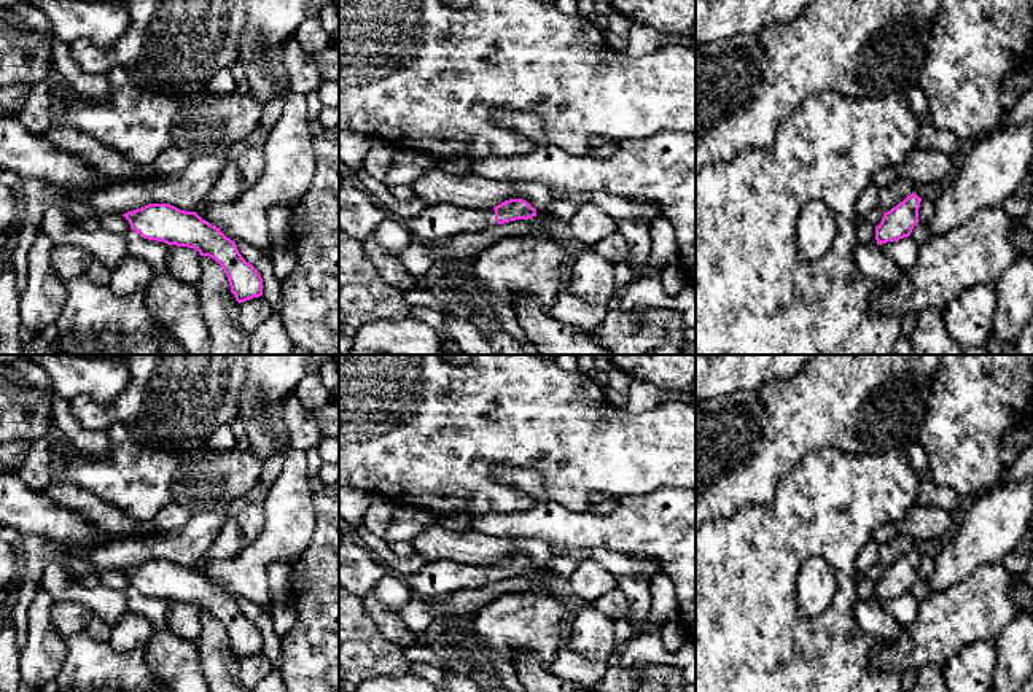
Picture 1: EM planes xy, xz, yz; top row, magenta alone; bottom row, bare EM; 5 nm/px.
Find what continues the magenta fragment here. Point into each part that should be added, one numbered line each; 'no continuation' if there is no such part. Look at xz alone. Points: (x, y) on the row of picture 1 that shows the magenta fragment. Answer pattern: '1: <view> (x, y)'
1: xz (438, 221)

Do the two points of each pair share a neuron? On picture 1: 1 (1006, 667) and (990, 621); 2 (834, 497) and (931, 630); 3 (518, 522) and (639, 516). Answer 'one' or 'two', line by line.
1: two
2: two
3: one

